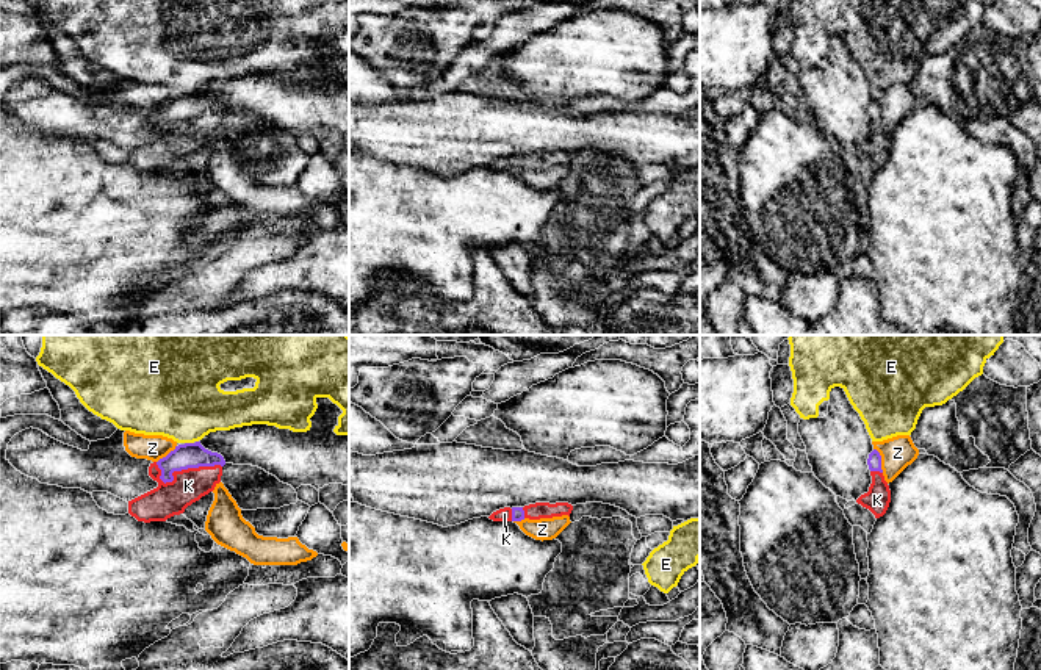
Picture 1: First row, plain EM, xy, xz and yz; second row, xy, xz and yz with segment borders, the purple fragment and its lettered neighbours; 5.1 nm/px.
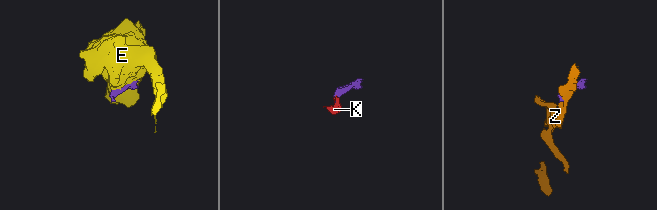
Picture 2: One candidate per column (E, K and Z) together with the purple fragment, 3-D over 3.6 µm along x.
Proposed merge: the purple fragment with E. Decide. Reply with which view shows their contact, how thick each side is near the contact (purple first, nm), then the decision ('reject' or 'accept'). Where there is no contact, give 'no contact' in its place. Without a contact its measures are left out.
xy | 130/440 nm | reject

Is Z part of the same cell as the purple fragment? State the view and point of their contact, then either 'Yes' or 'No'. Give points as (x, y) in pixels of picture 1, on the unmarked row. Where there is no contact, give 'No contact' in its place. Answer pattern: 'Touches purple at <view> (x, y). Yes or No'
Touches purple at yz (880, 110). No

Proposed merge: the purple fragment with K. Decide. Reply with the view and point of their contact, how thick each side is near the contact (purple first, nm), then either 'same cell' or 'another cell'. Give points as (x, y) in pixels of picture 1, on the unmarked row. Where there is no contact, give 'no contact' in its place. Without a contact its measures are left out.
xy (180, 119) | 130/170 nm | same cell

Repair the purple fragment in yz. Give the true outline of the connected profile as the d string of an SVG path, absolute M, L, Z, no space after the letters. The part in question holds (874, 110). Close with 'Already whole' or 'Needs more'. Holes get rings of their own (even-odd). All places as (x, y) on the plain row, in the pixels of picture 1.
M877 99L869 103L867 114L872 125L872 133L869 141L861 144L856 152L869 158L875 168L880 168L886 163L891 152L891 139L884 130L881 119L881 105Z. Needs more

